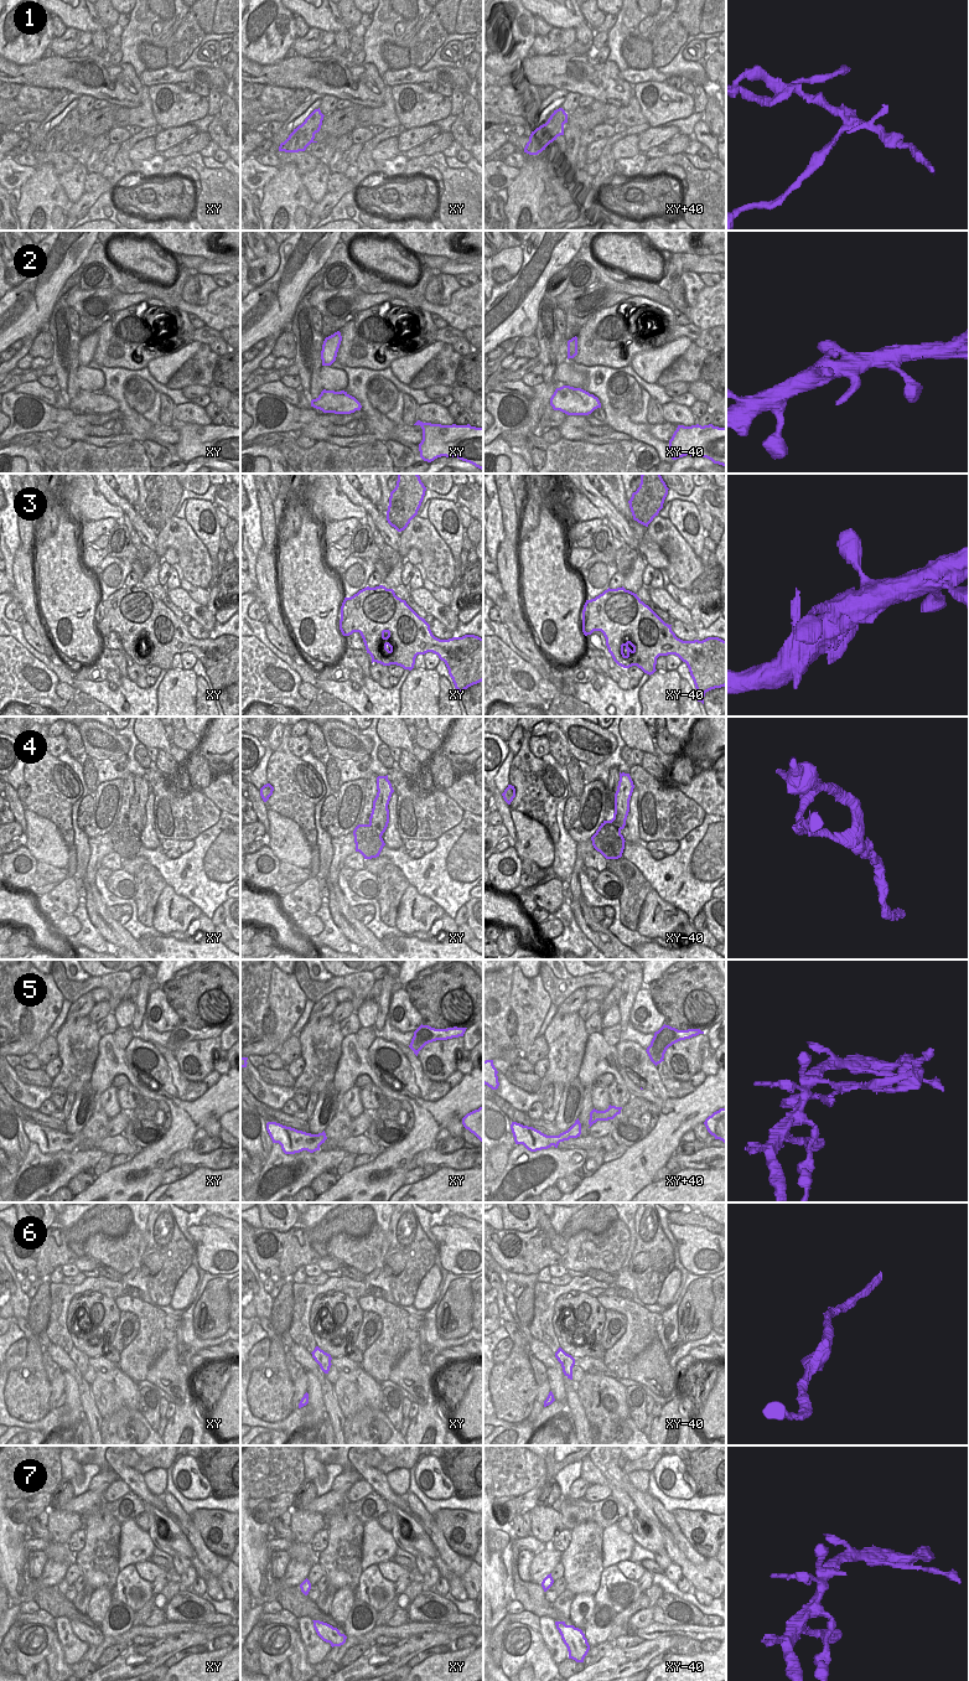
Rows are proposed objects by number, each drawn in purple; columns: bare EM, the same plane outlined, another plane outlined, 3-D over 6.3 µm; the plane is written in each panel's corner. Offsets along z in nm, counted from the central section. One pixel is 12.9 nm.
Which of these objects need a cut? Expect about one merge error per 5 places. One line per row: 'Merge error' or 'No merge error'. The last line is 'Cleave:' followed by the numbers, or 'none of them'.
1: Merge error
2: No merge error
3: No merge error
4: Merge error
5: Merge error
6: No merge error
7: No merge error
Cleave: 1, 4, 5

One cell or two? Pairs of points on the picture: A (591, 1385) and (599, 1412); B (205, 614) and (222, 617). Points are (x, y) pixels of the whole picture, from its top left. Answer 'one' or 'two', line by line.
A: one
B: two

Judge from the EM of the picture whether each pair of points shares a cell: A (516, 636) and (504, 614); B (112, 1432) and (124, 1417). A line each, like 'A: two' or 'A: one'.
A: two
B: one

